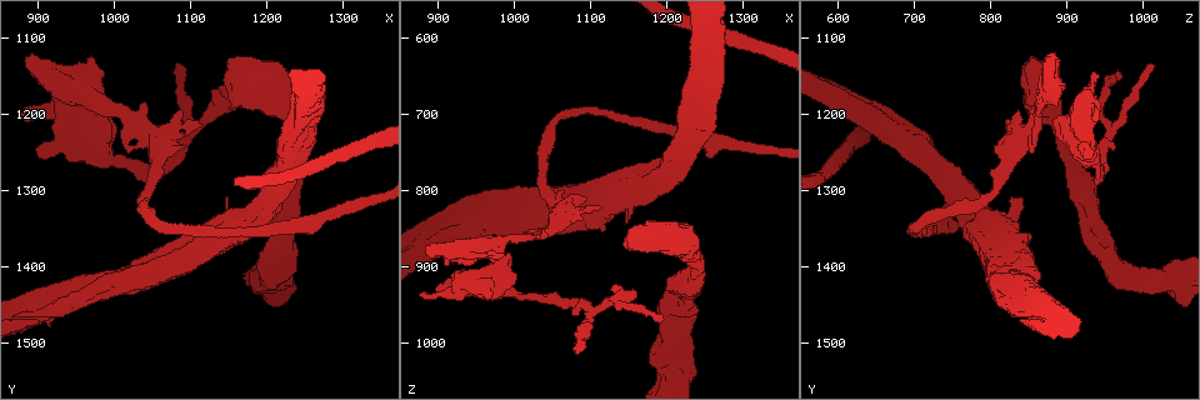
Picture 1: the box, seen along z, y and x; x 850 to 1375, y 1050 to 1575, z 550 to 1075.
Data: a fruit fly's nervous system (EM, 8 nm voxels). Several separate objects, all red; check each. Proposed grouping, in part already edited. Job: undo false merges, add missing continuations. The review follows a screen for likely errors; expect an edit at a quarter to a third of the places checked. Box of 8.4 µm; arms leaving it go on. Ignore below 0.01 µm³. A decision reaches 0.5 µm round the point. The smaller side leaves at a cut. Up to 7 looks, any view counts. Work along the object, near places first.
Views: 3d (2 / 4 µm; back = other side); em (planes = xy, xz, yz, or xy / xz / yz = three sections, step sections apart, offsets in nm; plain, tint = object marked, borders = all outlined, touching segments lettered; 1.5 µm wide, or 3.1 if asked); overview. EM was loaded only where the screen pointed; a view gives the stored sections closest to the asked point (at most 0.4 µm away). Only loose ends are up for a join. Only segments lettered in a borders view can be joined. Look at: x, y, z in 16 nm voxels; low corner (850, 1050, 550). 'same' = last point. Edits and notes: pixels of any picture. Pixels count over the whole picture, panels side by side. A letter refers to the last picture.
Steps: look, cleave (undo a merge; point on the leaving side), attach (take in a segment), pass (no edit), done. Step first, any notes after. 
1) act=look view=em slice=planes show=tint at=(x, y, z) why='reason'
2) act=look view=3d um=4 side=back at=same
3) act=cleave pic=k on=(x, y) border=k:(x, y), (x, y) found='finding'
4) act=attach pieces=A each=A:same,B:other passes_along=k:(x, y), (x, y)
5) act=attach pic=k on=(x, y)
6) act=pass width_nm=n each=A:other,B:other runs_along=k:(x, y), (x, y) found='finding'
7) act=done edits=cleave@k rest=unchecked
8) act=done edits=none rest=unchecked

act=look view=em slice=planes show=tint at=(965, 1130, 880) why='branch stops here'

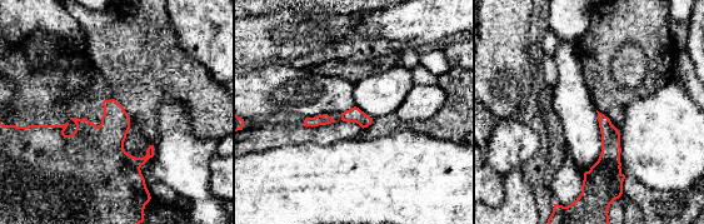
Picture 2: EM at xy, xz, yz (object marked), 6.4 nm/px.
act=look view=em slice=planes show=borders at=same

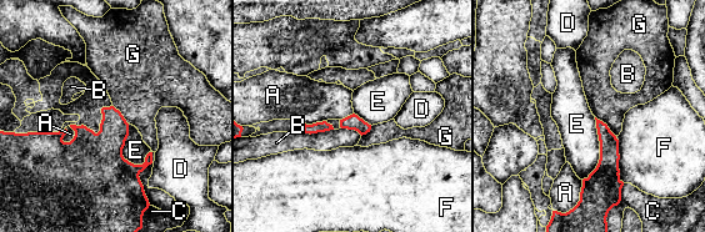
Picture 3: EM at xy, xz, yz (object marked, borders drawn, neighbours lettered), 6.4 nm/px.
act=pass each=A:other,B:other,C:other,D:other,E:other,F:other,G:other found='none of them fits'

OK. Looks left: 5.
act=look view=em slice=xy step=4 show=tint at=(950, 1440, 845) why='sudden change in width'

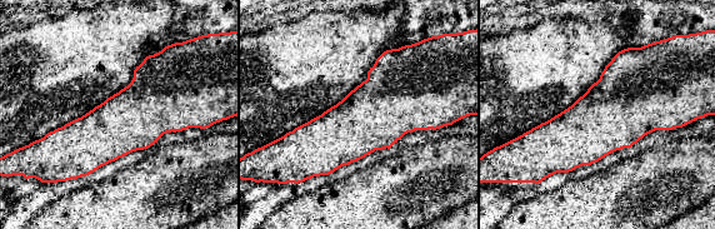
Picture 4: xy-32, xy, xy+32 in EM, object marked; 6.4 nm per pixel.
act=look view=em slice=planes show=borders at=same why='another direction'

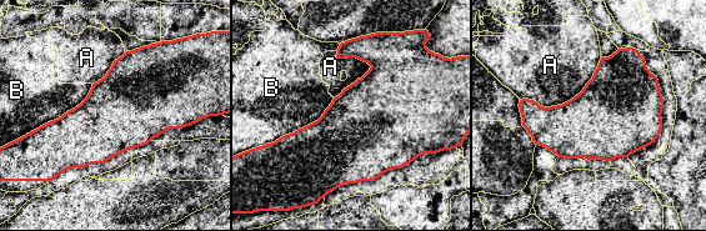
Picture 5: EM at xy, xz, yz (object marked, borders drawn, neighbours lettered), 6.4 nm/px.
act=pass each=A:other,B:other border=5:(334, 98), (316, 120), (265, 145) found='all the same cell'

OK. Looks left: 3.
act=look view=em slice=planes show=borders at=(1080, 1140, 1010) why='an open end'

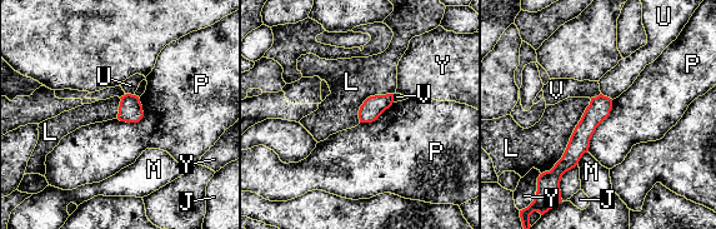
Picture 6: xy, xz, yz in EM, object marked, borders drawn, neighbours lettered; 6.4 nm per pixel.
act=pass width_nm=140 each=J:other,L:other,M:other,P:other,U:other,V:other,Y:other border=6:(591, 99), (564, 154), (541, 174) found='no lettered segment goes on from it'

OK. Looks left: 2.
act=done edits=none rest=unchecked

